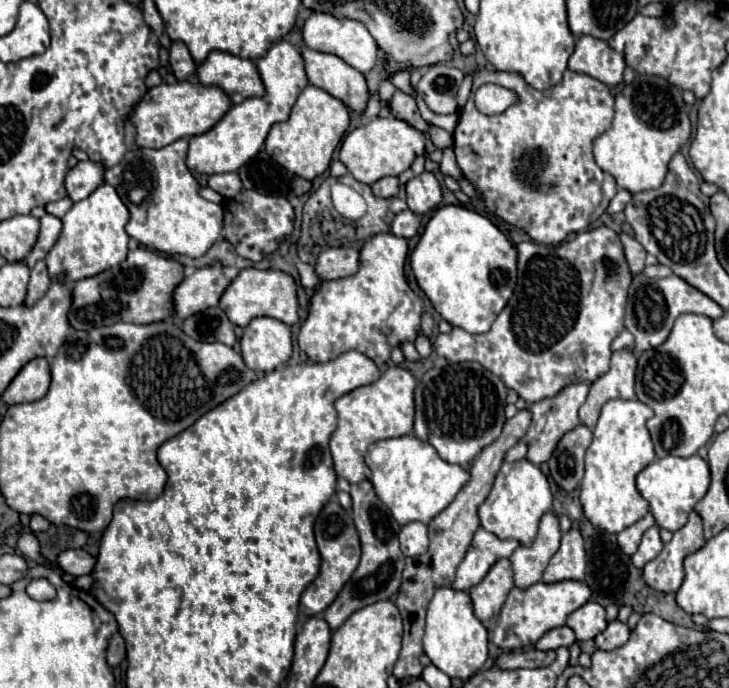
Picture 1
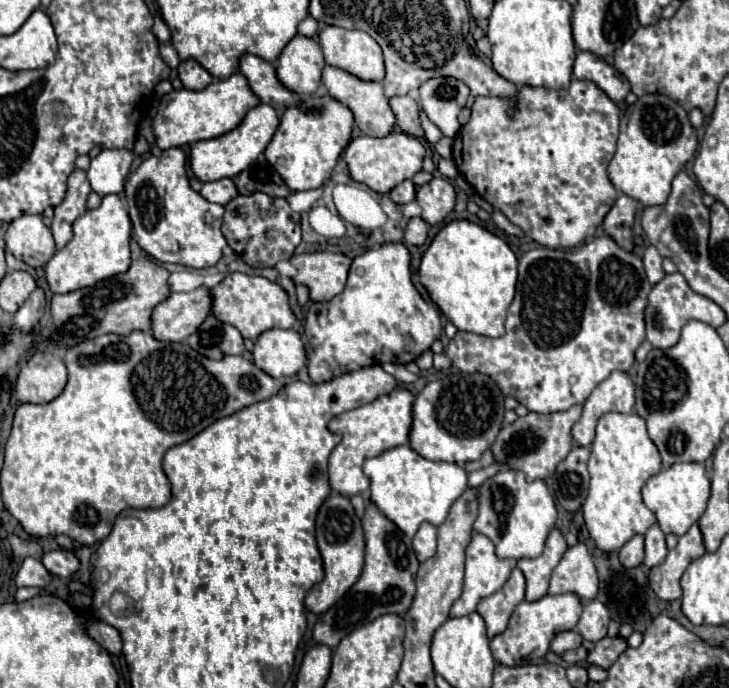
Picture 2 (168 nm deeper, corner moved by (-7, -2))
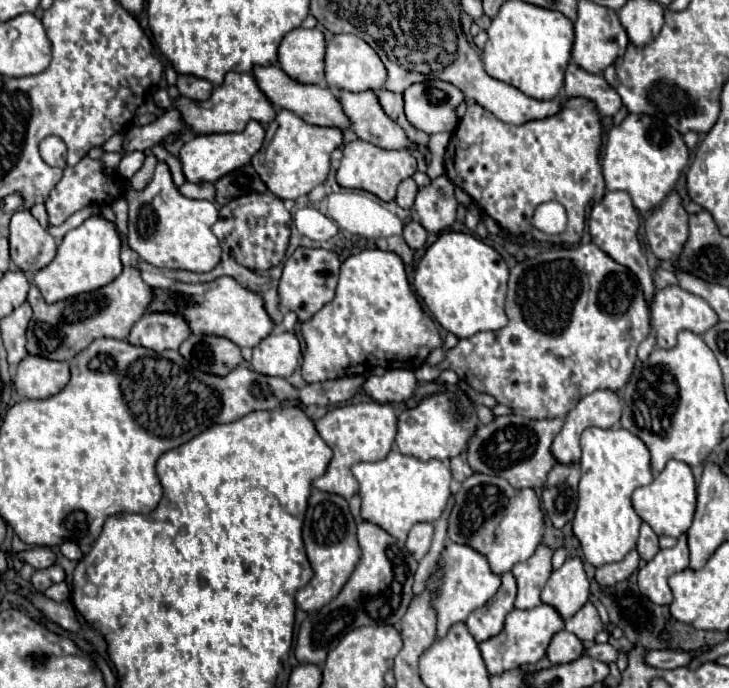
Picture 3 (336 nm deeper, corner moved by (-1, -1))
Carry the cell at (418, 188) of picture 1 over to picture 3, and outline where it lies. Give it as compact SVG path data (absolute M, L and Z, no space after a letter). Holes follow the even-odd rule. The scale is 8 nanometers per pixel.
M439 176L429 186L419 190L413 208L419 214L419 222L427 232L441 234L455 222L457 200L453 190L455 186L447 176Z

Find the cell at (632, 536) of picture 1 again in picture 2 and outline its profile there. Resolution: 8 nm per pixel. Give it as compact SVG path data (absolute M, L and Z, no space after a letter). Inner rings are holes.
M635 535L621 547L619 559L625 567L637 567L643 563L643 539L643 535Z

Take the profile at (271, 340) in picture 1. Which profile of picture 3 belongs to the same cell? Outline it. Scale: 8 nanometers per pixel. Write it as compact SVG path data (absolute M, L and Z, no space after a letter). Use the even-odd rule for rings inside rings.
M293 332L267 336L259 346L253 348L251 366L255 372L265 376L287 378L295 372L301 360L299 340Z

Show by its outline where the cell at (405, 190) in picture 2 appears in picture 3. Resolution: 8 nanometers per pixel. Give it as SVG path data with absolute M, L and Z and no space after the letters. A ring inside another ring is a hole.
M413 178L403 180L403 182L399 184L399 188L397 188L397 198L395 198L395 202L397 202L401 208L411 208L413 202L415 202L417 190L419 190L419 188L417 188L417 184L415 184Z

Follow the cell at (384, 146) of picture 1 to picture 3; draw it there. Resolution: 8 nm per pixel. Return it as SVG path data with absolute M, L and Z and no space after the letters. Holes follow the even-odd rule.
M353 140L343 148L343 160L337 170L337 184L341 188L357 188L379 196L383 202L395 200L395 192L401 180L411 178L417 170L417 160L409 150L383 150L363 140Z

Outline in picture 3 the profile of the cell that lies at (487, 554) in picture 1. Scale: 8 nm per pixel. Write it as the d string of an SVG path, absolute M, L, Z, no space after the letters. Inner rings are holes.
M455 542L445 544L437 566L441 570L441 580L437 596L433 596L431 604L437 614L437 638L443 638L453 624L465 622L473 610L485 606L495 596L501 586L501 578L497 574L491 574L491 568L481 554L475 554L475 550L471 550L469 546L459 546Z

